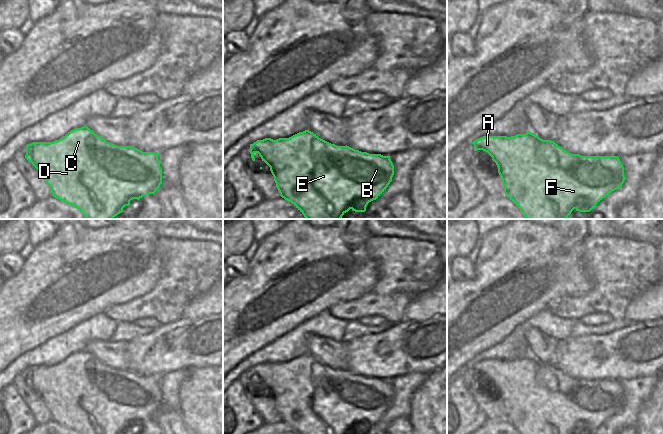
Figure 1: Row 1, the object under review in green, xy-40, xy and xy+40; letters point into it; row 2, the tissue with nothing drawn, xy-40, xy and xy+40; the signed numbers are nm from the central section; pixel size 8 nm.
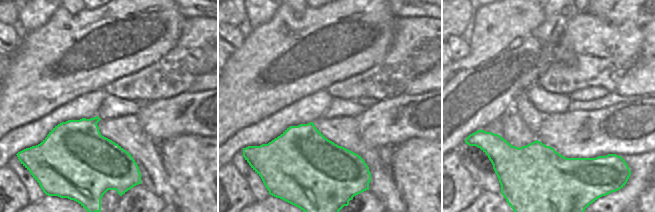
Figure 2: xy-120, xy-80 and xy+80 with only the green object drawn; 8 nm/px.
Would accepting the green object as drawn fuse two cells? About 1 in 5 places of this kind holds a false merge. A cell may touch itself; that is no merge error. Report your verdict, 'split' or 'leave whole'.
leave whole

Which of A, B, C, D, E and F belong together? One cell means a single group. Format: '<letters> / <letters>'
A B C D E F

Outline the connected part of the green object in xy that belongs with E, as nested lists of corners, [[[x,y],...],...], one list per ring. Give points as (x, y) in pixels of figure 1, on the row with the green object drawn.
[[[309,130],[299,132],[289,138],[279,138],[277,140],[265,138],[263,140],[257,140],[253,144],[250,144],[250,154],[253,161],[255,161],[255,153],[258,153],[262,161],[264,161],[270,167],[270,171],[274,177],[274,181],[276,183],[276,187],[280,193],[280,196],[285,200],[291,202],[304,215],[306,219],[341,219],[342,216],[350,209],[355,212],[365,212],[368,203],[376,200],[386,190],[394,175],[394,165],[390,159],[390,156],[361,152],[347,145],[337,146],[319,138],[316,134]]]

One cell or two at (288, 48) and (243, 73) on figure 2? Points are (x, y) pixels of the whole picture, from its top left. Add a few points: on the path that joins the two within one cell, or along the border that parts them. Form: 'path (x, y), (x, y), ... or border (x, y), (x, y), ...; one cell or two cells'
path (277, 57), (262, 72), (254, 73); one cell

